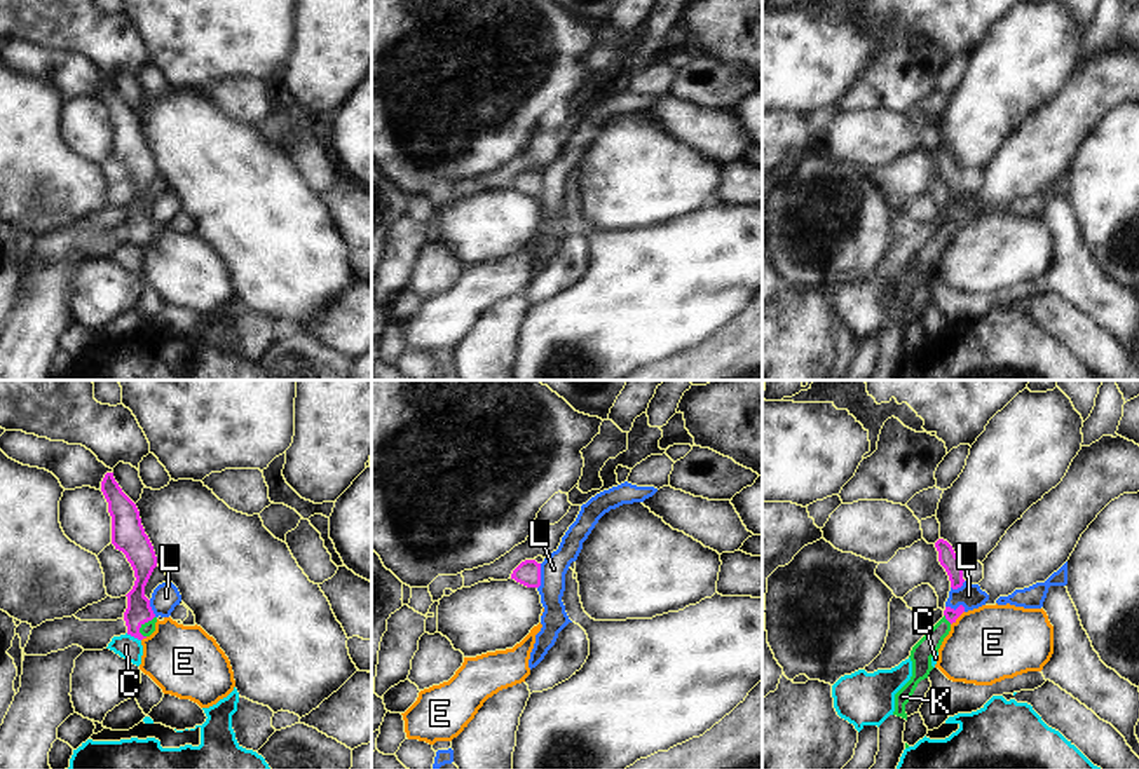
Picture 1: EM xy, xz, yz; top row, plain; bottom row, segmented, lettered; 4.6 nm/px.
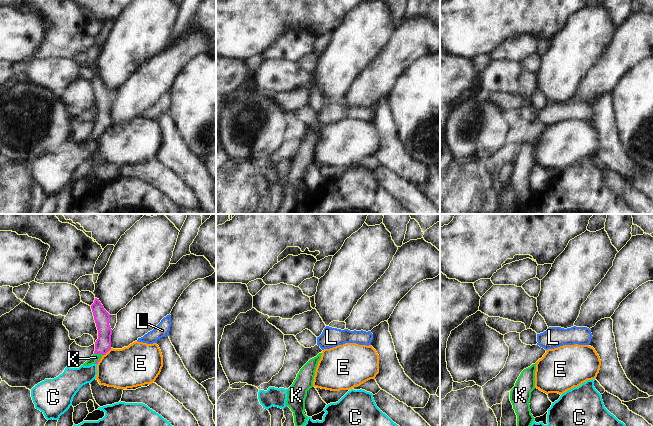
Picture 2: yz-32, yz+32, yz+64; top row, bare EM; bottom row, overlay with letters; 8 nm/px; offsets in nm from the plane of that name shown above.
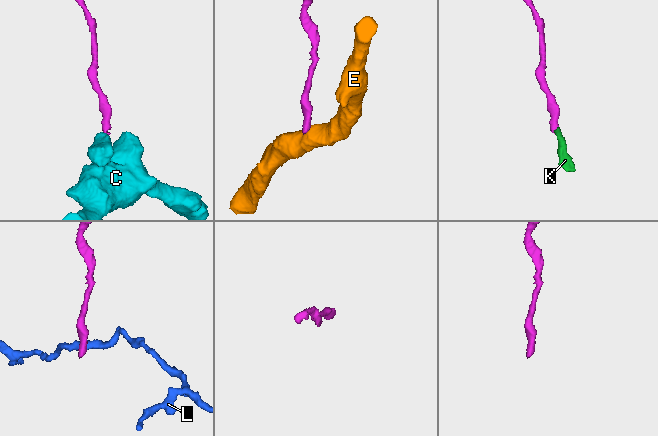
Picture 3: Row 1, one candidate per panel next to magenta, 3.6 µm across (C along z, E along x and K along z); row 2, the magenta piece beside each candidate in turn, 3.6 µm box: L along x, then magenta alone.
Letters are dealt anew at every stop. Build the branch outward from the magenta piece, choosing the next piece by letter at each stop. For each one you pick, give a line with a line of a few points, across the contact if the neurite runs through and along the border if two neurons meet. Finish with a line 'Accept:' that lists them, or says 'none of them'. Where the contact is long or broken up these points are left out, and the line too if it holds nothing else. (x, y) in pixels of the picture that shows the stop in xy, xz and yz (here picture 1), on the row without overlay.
K: xy (138, 220), (140, 236), (147, 238)
Accept: K

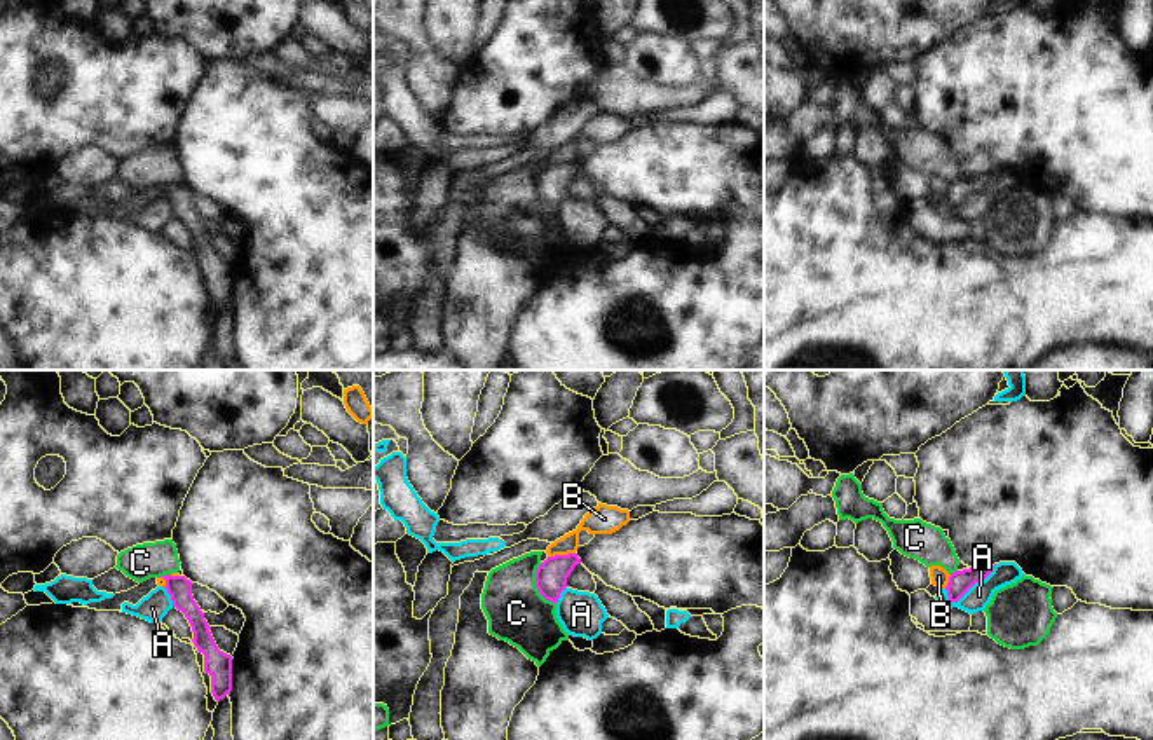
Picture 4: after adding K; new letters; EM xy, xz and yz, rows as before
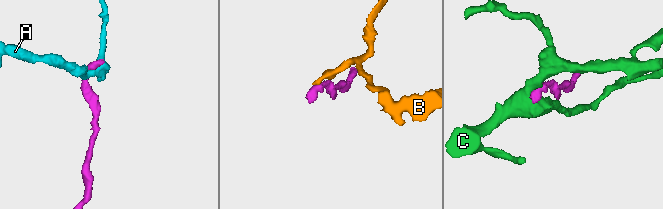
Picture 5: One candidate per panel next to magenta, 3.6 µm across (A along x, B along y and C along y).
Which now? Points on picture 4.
Accept: none of them

